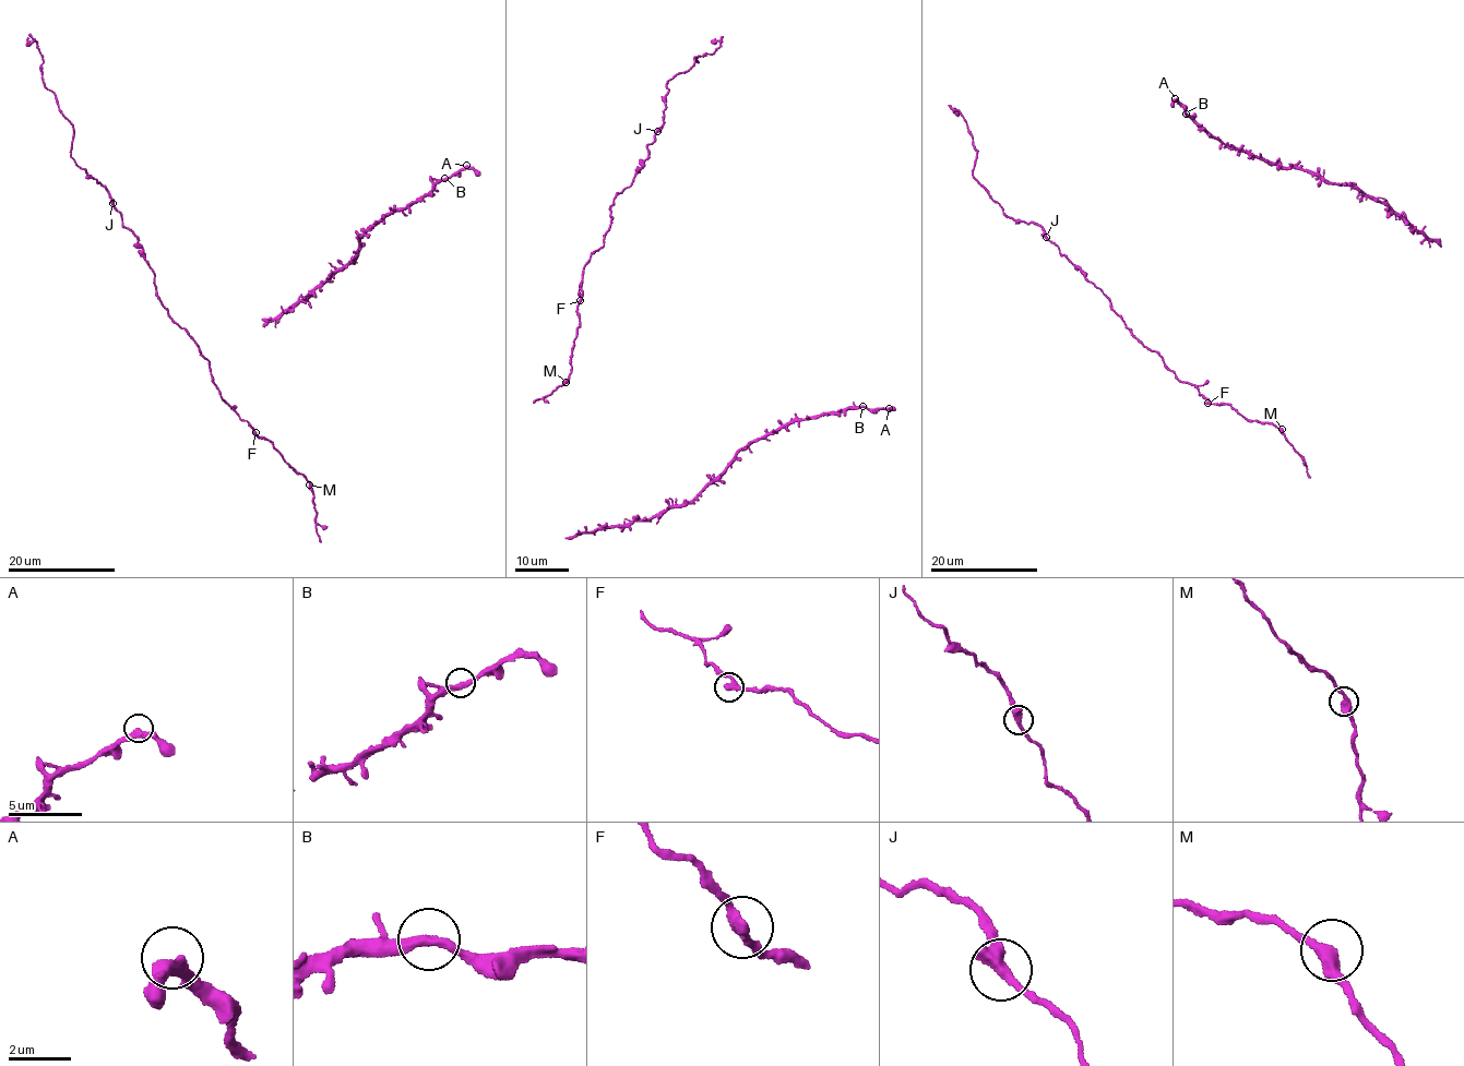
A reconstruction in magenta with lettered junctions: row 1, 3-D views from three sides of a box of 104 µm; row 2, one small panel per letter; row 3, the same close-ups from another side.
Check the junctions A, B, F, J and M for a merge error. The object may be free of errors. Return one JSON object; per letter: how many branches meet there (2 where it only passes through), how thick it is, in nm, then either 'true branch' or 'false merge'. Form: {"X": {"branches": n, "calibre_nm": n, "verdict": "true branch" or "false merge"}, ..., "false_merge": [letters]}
{"A": {"branches": 2, "calibre_nm": 360, "verdict": "true branch"}, "B": {"branches": 2, "calibre_nm": 320, "verdict": "true branch"}, "F": {"branches": 2, "calibre_nm": 320, "verdict": "true branch"}, "J": {"branches": 2, "calibre_nm": 400, "verdict": "true branch"}, "M": {"branches": 2, "calibre_nm": 400, "verdict": "true branch"}, "false_merge": []}

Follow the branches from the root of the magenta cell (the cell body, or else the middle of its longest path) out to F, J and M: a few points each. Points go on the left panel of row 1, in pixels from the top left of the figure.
F: (224, 400), (256, 432)
J: (224, 400), (211, 374), (207, 360), (164, 306), (154, 273), (138, 238), (125, 227), (112, 203)
M: (224, 400), (257, 435), (273, 444), (285, 462), (306, 477), (309, 484)

